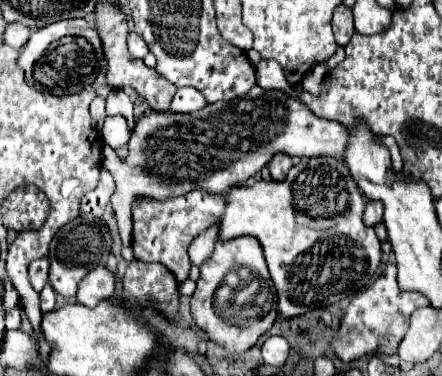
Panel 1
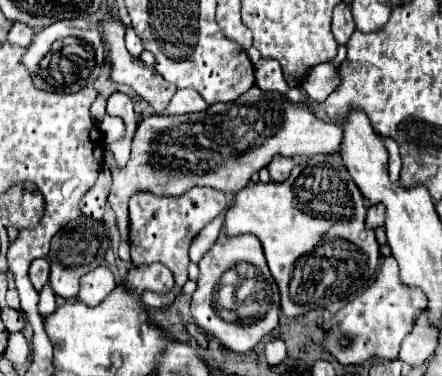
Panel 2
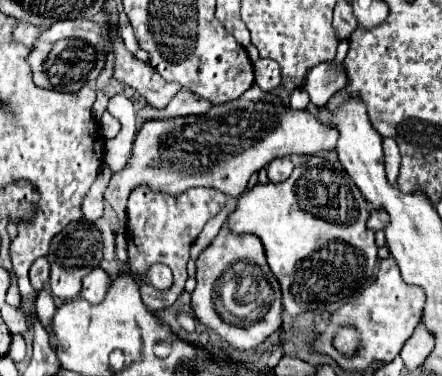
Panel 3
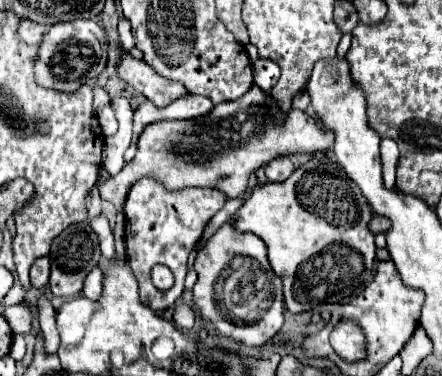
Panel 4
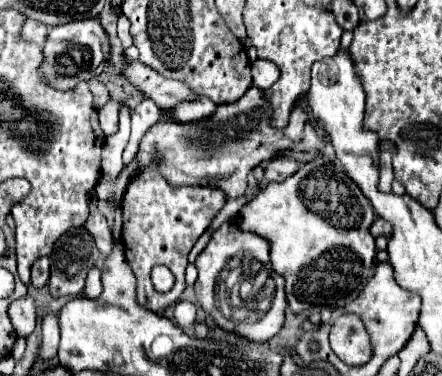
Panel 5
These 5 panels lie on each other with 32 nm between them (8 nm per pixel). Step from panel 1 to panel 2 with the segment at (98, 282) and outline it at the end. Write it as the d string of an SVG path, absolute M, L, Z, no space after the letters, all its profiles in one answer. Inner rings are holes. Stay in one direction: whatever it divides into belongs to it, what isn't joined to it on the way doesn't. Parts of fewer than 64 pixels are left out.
M100 266L82 276L78 300L84 300L88 306L96 306L104 300L104 296L108 296L110 288L114 288L114 276L108 268Z

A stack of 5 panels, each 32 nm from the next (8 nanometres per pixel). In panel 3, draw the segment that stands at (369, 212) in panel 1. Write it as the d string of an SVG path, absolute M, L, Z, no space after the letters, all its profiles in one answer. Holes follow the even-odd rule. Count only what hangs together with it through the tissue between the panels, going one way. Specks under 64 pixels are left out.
M372 210L372 216L368 220L368 228L372 232L378 232L378 230L384 230L388 226L388 216L384 216L384 212L376 212Z

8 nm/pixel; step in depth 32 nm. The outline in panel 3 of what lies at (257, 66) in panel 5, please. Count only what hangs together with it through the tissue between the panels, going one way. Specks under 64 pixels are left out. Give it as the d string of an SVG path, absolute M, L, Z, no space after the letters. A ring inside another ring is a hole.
M260 58L254 62L254 78L262 90L276 90L280 86L280 66L274 60Z

